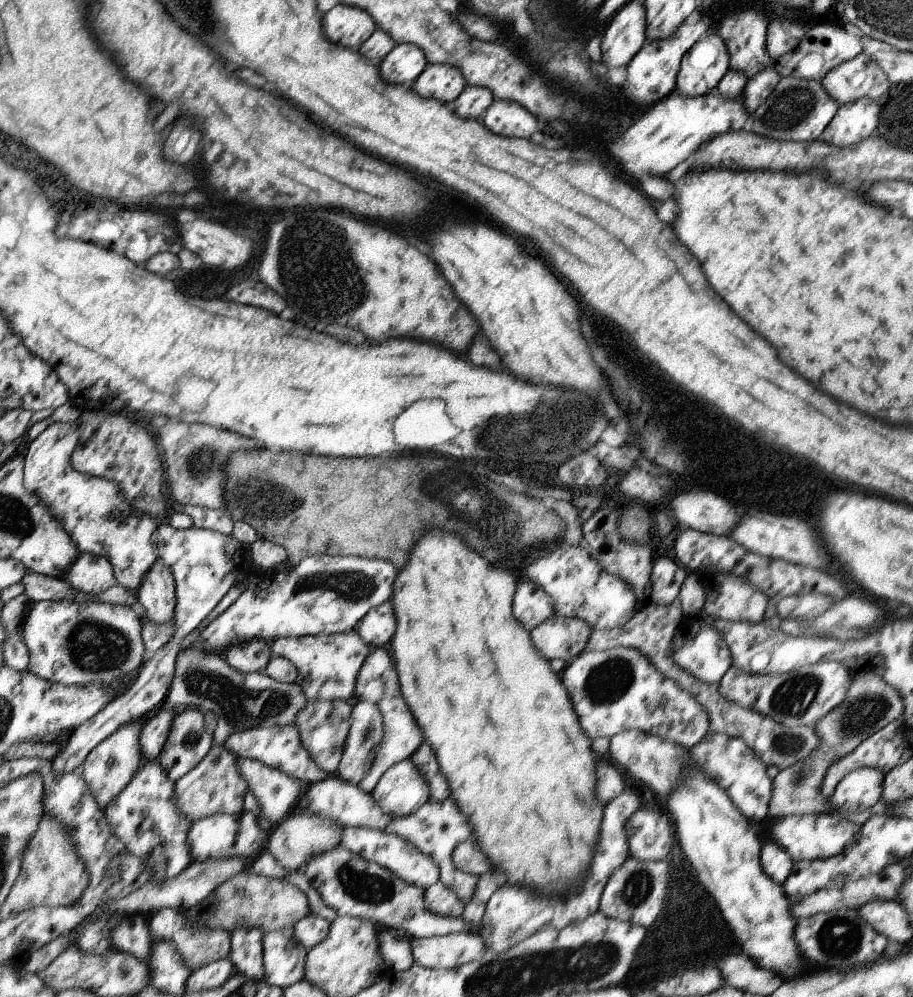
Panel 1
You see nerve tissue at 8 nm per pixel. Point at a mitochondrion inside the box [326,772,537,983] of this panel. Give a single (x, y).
(365, 887)

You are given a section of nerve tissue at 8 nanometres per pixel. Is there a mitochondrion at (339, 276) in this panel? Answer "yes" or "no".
yes

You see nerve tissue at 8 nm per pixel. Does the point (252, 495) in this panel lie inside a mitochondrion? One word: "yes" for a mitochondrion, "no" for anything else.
yes

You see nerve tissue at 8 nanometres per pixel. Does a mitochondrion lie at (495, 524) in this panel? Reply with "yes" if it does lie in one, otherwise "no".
yes

